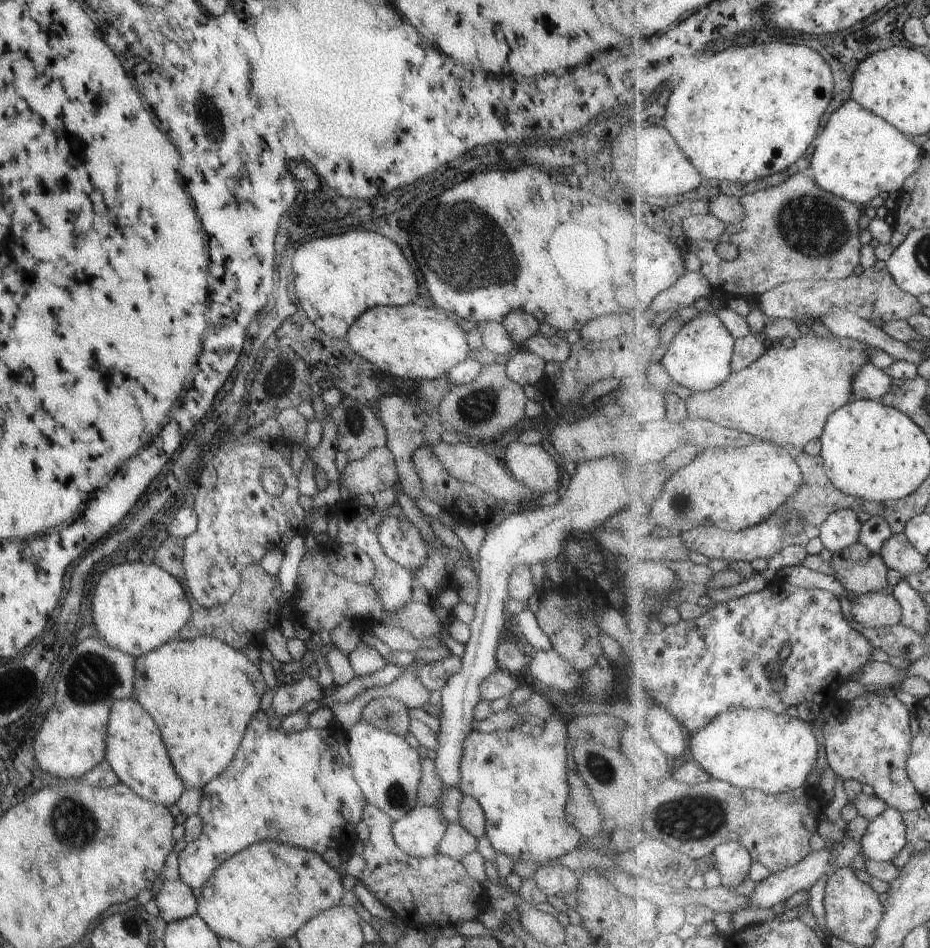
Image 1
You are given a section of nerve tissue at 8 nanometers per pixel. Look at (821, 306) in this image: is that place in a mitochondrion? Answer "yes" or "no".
no

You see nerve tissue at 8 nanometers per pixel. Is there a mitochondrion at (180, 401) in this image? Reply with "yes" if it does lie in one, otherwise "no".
no

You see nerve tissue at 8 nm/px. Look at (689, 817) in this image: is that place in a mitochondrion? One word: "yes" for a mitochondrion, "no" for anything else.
yes

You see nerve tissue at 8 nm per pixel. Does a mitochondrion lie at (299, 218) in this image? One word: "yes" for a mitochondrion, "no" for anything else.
no

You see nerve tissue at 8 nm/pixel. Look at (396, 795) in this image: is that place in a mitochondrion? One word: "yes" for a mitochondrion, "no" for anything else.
yes

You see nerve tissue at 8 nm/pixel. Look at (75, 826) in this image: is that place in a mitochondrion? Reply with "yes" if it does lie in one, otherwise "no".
yes

